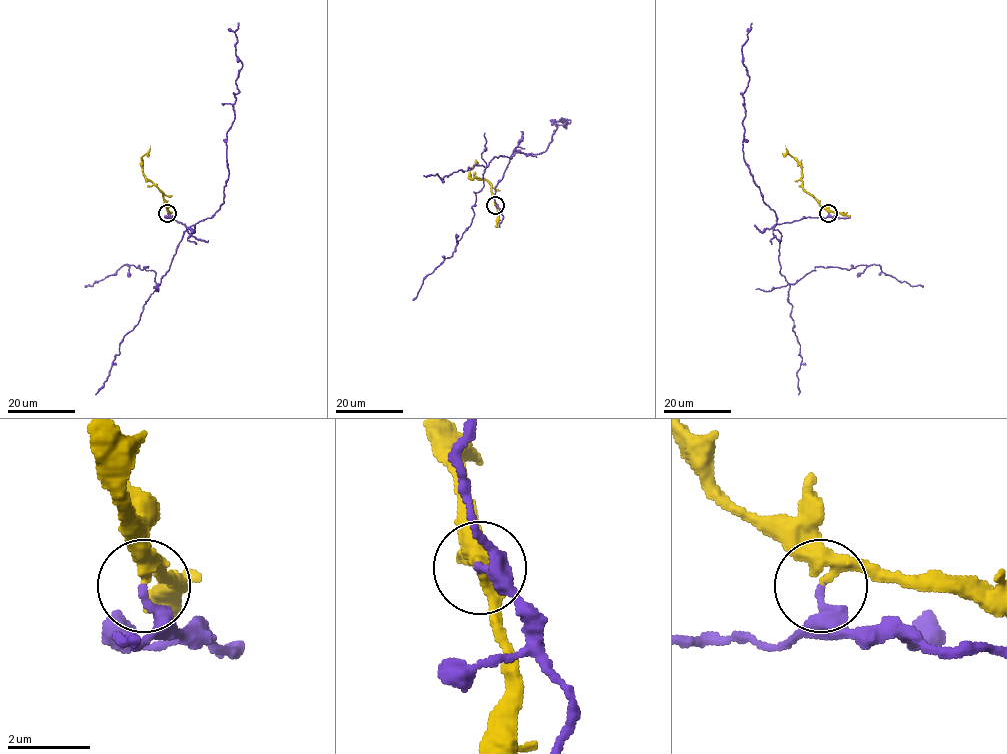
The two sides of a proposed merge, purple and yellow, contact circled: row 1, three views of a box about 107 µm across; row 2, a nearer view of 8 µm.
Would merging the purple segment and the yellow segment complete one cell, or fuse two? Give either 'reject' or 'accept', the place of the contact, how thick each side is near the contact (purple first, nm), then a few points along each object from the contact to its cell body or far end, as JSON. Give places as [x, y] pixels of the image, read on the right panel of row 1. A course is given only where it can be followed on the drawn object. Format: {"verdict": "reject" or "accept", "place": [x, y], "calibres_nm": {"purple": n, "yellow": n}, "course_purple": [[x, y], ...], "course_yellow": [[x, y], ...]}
{"verdict": "reject", "place": [828, 213], "calibres_nm": {"purple": 240, "yellow": 320}, "course_purple": [[828, 213], [774, 228], [777, 215], [763, 202], [744, 160], [742, 94], [749, 78], [742, 54], [752, 22]], "course_yellow": [[828, 213], [802, 187], [801, 166], [785, 146]]}

